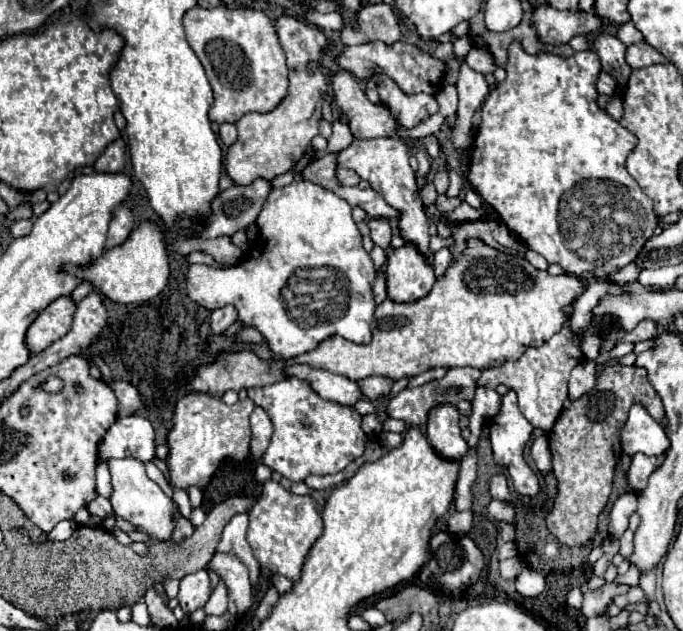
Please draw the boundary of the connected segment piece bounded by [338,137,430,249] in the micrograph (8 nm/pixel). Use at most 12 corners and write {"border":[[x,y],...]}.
{"border":[[356,139],[338,153],[400,211],[404,241],[428,247],[408,147]]}

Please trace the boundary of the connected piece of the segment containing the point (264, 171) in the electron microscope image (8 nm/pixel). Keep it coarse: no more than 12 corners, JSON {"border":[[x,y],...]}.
{"border":[[282,15],[290,85],[246,113],[226,153],[236,185],[292,169],[318,135],[330,39]]}

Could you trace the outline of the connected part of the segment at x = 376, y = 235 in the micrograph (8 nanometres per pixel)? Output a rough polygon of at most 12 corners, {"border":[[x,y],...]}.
{"border":[[370,219],[372,241],[388,249],[390,225],[386,219]]}

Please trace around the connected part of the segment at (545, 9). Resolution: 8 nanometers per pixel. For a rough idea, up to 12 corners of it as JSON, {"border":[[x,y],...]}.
{"border":[[536,7],[532,25],[544,43],[568,43],[602,27],[594,11]]}

